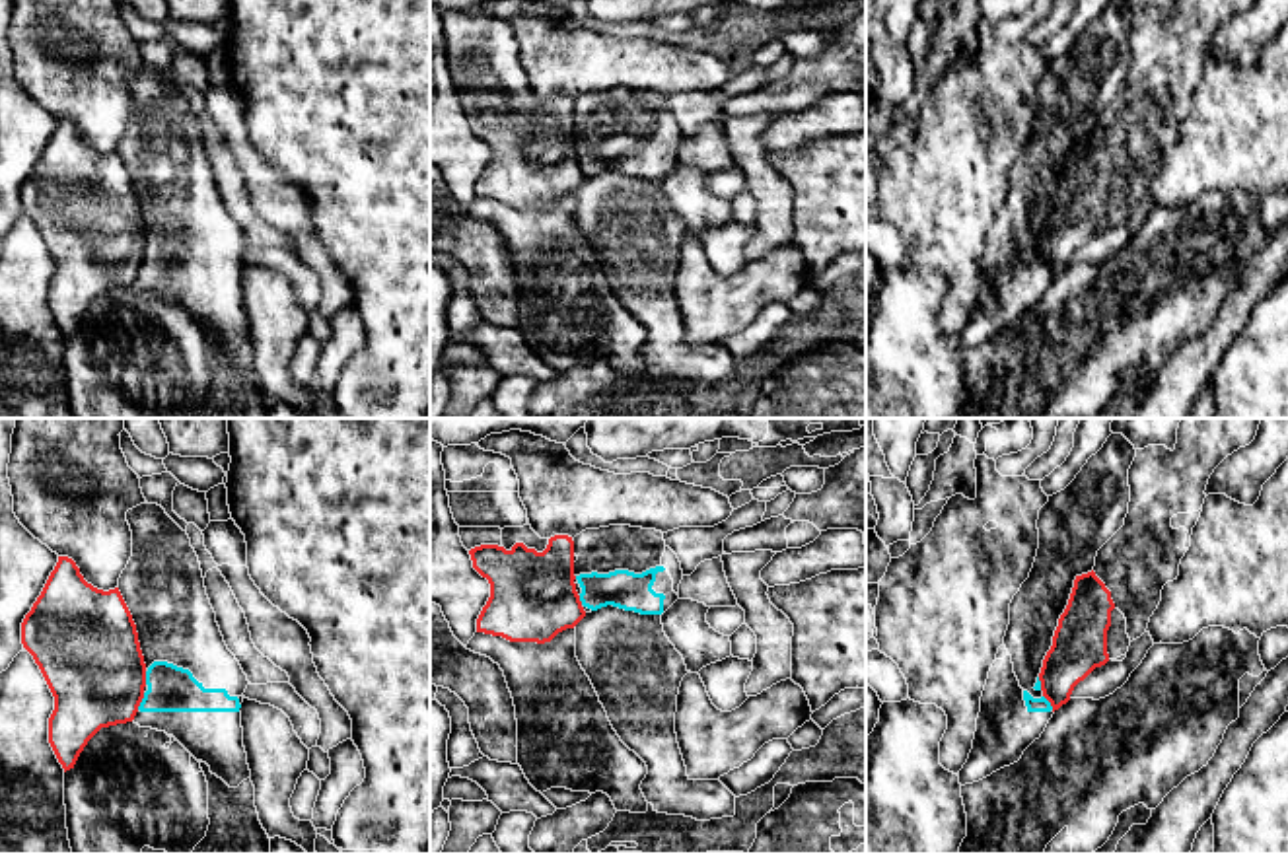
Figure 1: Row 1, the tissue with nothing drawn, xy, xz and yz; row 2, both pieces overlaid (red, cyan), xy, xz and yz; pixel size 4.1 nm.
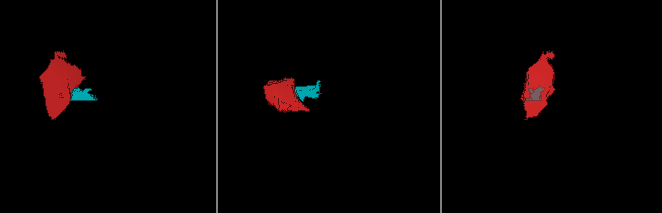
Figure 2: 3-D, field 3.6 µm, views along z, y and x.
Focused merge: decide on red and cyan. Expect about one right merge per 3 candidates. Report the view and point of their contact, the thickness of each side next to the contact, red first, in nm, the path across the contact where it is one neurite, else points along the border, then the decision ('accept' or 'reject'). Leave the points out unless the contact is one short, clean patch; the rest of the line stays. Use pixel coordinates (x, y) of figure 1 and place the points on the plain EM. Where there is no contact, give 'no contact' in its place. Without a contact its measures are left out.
xy (141, 265) | 420/190 nm | along xy (144, 257), (137, 273) | reject

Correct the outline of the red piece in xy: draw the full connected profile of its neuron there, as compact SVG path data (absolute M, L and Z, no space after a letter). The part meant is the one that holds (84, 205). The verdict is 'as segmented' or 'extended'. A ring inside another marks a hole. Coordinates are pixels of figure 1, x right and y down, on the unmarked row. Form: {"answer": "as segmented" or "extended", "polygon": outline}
{"answer": "as segmented", "polygon": "M58 121L21 187L21 208L54 261L49 307L66 337L101 292L138 276L146 228L136 189L119 152L93 152L72 123Z"}

